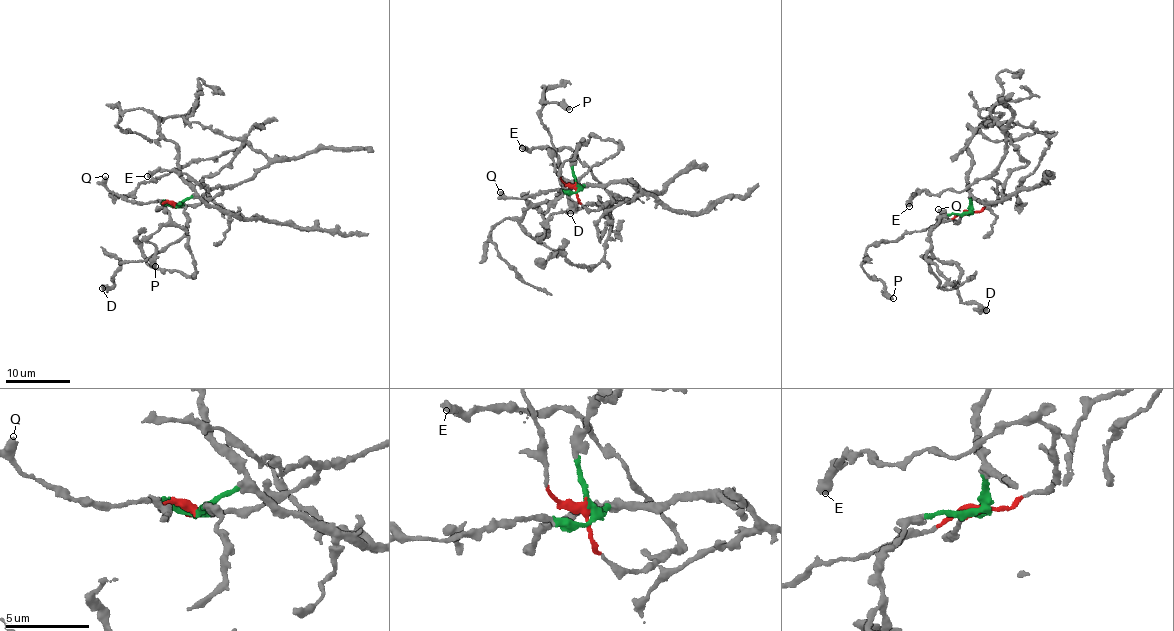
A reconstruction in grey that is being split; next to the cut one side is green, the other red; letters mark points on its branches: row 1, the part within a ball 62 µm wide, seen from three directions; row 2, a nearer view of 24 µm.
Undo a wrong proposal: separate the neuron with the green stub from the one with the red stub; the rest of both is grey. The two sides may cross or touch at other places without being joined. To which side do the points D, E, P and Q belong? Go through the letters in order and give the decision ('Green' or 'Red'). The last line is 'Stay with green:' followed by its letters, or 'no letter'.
D: Green
E: Red
P: Red
Q: Green
Stay with green: D, Q

